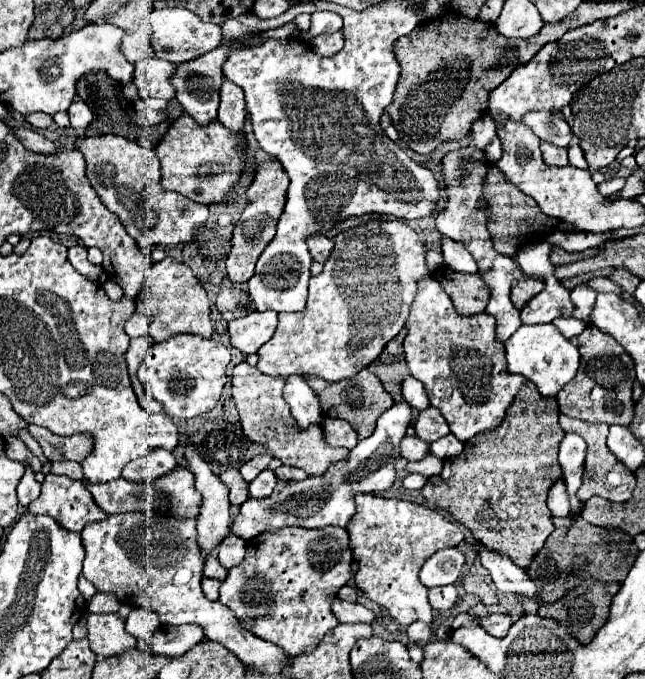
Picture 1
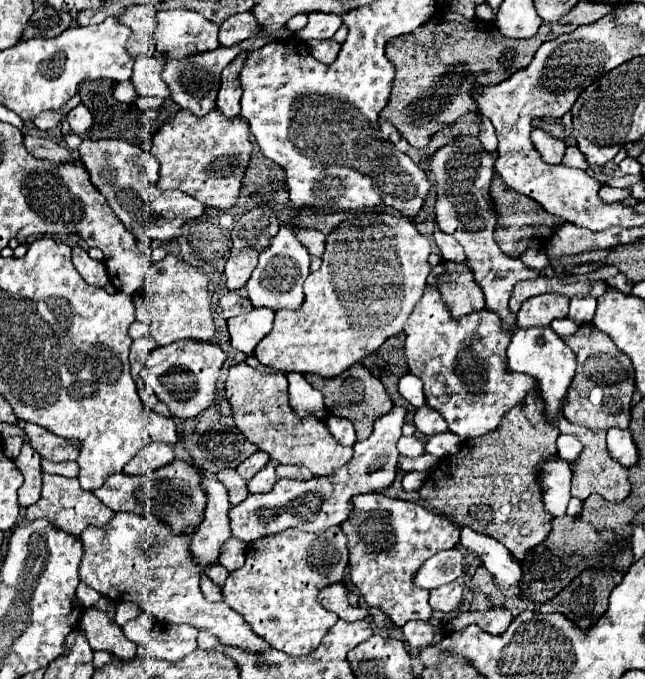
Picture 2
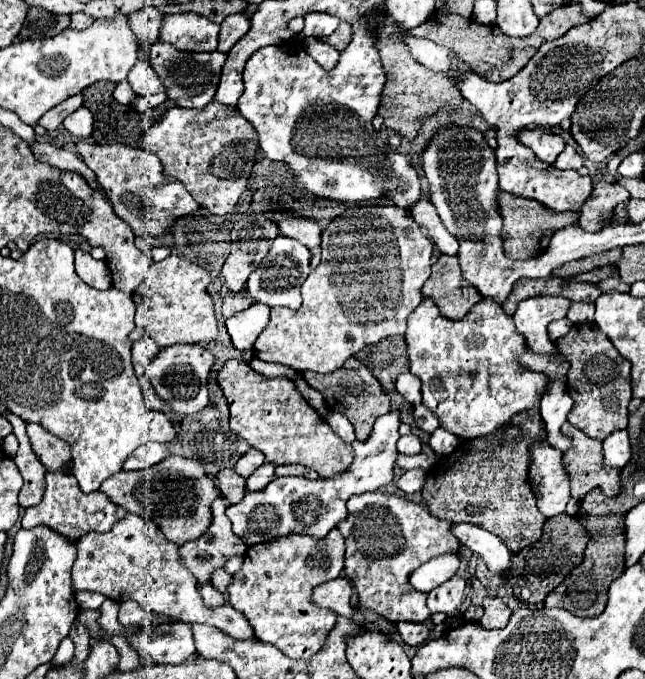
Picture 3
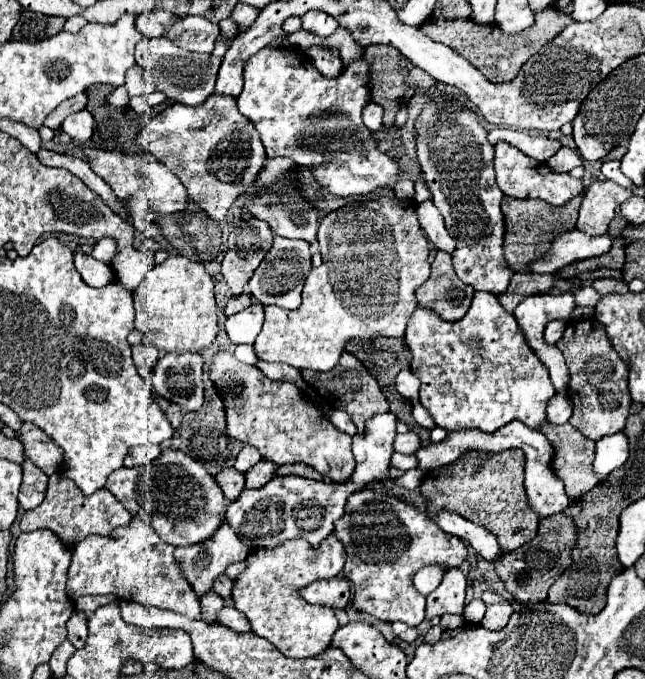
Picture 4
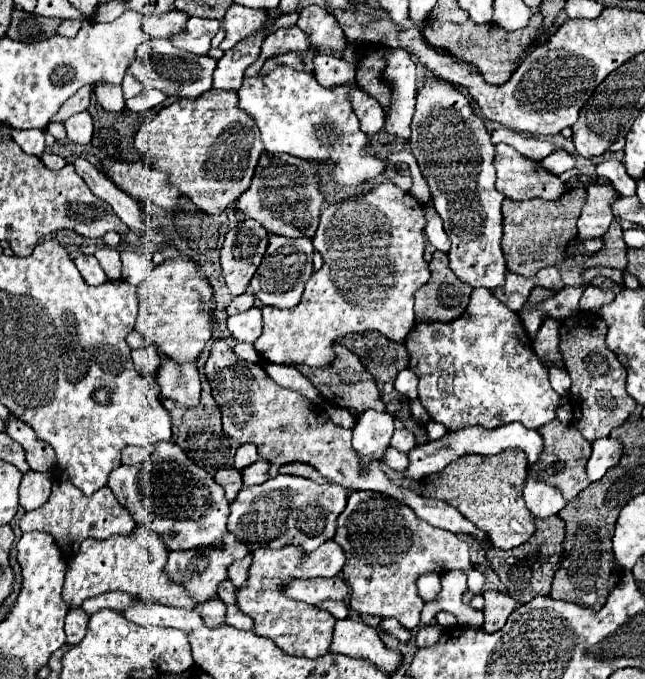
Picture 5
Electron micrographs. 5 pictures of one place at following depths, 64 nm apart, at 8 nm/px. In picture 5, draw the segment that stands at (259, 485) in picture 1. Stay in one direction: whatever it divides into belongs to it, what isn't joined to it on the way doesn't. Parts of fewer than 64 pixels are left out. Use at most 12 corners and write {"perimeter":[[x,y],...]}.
{"perimeter":[[256,460],[242,470],[244,486],[266,482],[270,464]]}

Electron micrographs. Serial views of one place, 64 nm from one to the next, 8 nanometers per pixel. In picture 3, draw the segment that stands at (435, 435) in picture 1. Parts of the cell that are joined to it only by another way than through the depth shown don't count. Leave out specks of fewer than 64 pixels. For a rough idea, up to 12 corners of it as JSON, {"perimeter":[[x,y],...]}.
{"perimeter":[[424,404],[414,408],[418,428],[432,434],[440,426]]}

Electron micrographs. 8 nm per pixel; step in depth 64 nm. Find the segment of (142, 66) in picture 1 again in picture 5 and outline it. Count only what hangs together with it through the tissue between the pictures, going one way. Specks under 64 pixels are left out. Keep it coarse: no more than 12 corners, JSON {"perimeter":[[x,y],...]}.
{"perimeter":[[126,74],[122,82],[124,98],[140,94],[144,84]]}

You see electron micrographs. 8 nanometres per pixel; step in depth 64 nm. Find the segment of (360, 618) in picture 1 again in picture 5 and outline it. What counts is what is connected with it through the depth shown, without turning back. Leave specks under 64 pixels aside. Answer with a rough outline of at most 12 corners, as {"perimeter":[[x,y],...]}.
{"perimeter":[[302,578],[288,582],[292,600],[318,604],[344,600],[348,586],[334,578]]}

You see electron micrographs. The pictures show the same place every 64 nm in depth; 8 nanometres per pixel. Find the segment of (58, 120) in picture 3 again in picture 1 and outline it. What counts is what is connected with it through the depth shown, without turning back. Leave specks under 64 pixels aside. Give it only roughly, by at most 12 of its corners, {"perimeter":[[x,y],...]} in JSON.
{"perimeter":[[28,114],[26,122],[36,128],[48,128],[54,124],[50,114]]}

